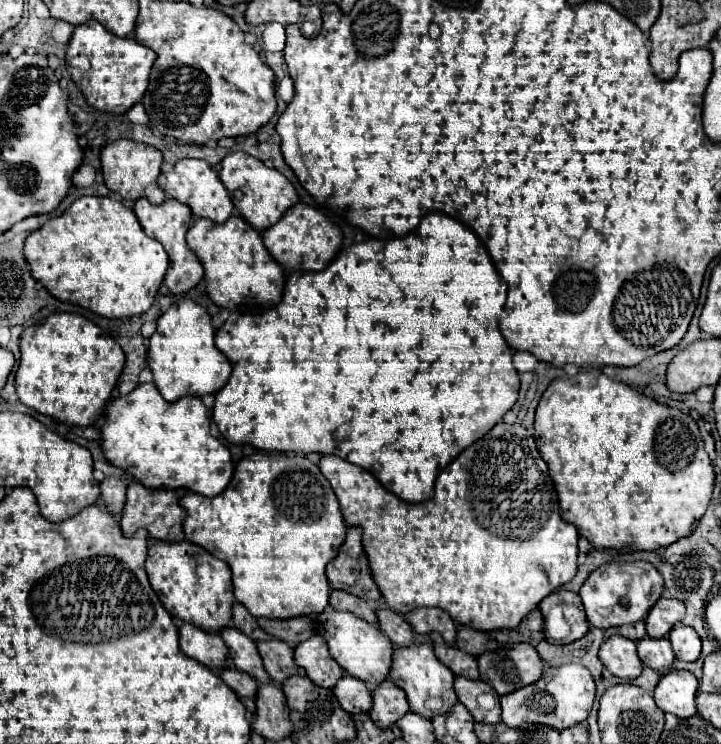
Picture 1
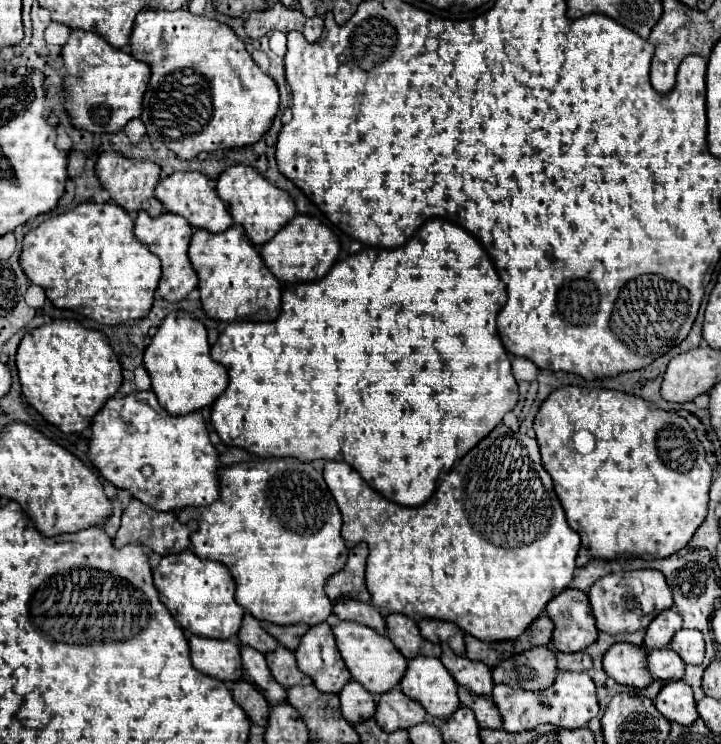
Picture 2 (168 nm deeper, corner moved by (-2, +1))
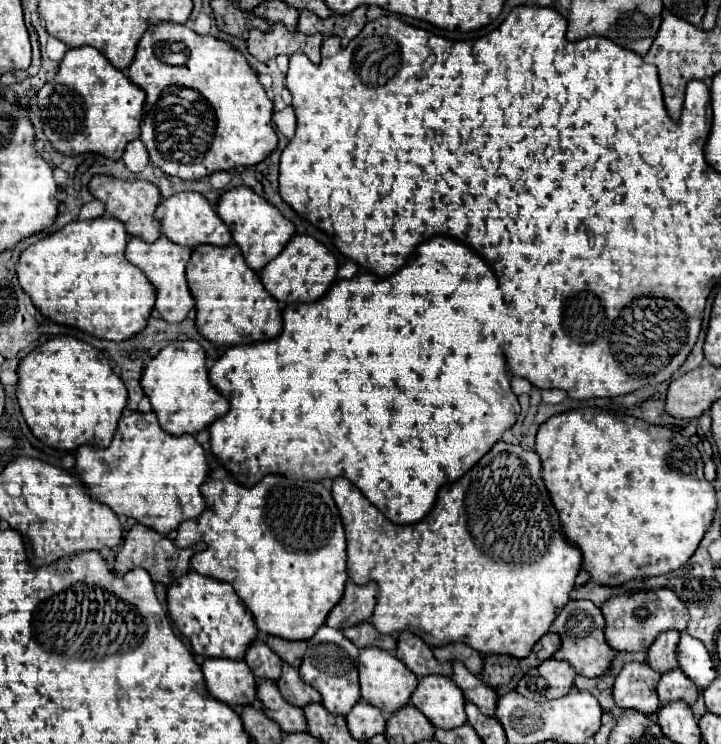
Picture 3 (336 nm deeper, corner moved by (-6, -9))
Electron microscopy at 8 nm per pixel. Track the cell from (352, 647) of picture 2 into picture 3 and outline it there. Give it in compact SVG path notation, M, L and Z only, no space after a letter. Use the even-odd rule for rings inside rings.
M363 648L359 654L359 682L361 682L361 696L371 706L379 708L385 716L393 714L401 706L409 704L413 690L417 688L417 676L391 652L381 648Z

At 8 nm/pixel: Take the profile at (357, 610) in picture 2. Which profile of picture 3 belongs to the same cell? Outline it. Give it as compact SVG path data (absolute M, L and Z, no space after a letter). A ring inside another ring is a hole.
M363 622L359 626L353 626L353 628L345 628L343 634L357 646L357 648L369 648L369 646L375 646L375 648L381 648L381 650L387 650L387 652L393 652L397 648L397 640L393 636L385 636L385 634L379 634L375 630L375 626L371 622Z

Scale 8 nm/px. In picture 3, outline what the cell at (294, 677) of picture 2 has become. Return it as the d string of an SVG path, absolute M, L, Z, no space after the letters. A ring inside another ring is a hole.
M283 664L283 674L277 680L277 686L279 686L279 692L283 694L283 698L297 708L305 708L309 702L321 702L321 694L313 686L305 684L301 680L297 668L293 668L289 664Z

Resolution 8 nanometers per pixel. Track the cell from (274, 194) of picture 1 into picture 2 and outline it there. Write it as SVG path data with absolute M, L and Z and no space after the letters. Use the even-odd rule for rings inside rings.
M247 164L229 166L217 178L217 194L221 196L223 202L229 204L235 224L241 224L245 228L249 240L253 240L253 244L257 244L257 246L269 242L297 212L295 202L289 192L267 182L263 174L259 174L255 168L251 168Z

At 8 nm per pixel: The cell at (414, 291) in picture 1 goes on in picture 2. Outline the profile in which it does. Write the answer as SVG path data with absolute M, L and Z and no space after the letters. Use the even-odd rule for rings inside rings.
M427 220L421 228L419 228L419 240L417 238L411 238L407 244L403 244L401 248L363 248L361 252L357 254L349 254L345 260L337 262L325 278L321 280L313 280L313 282L297 282L297 284L287 284L283 288L283 308L281 308L281 314L277 316L277 320L273 322L229 322L227 328L223 330L223 334L219 336L219 340L215 342L215 346L211 348L211 358L221 362L227 372L229 372L229 386L227 390L217 398L217 402L213 402L211 406L211 424L213 428L217 430L217 434L221 436L221 440L227 444L227 446L239 446L239 448L245 448L247 452L255 454L255 456L293 456L293 458L299 458L303 462L313 462L317 458L323 458L323 460L343 460L347 464L351 464L367 484L371 484L371 488L375 488L379 494L383 494L387 500L391 502L397 502L401 506L421 506L425 504L431 494L435 492L435 486L439 482L439 478L449 472L453 468L453 464L465 456L465 452L469 452L479 440L483 440L501 420L507 412L511 412L519 400L519 392L517 392L517 382L513 378L513 372L511 372L511 360L509 360L509 354L505 352L503 344L501 344L501 338L497 334L497 326L495 326L495 318L497 318L497 312L503 308L507 300L507 288L505 284L501 282L501 278L497 276L495 272L495 266L493 262L489 260L489 256L485 254L485 250L481 248L481 244L469 234L465 232L461 226L455 226L455 224L449 224L447 220Z

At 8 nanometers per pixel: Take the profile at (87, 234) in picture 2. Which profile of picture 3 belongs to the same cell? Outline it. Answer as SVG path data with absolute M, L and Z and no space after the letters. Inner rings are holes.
M111 216L69 222L65 228L45 236L43 240L21 252L15 266L19 284L25 294L29 294L35 308L55 324L59 322L63 326L73 326L103 340L127 340L147 326L147 318L151 316L151 310L155 306L155 288L151 286L147 276L125 258L127 238L129 234L125 232L125 226Z

